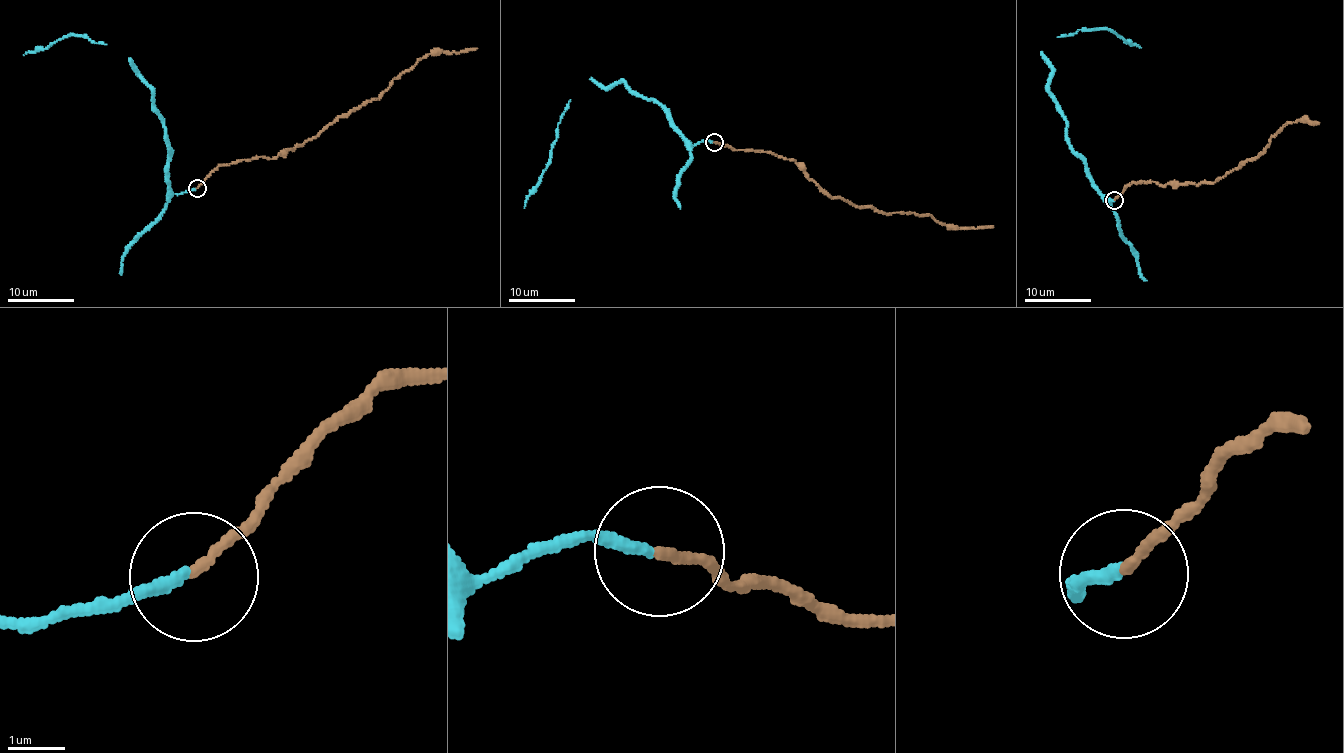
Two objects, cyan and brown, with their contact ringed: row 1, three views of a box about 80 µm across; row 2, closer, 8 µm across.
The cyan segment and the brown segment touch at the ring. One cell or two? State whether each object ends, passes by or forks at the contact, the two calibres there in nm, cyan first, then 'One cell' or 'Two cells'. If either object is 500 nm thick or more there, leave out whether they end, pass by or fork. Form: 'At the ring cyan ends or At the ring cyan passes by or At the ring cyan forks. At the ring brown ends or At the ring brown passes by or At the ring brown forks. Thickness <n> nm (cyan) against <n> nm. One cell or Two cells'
At the ring cyan ends. At the ring brown ends. Thickness 200 nm (cyan) against 170 nm. One cell

